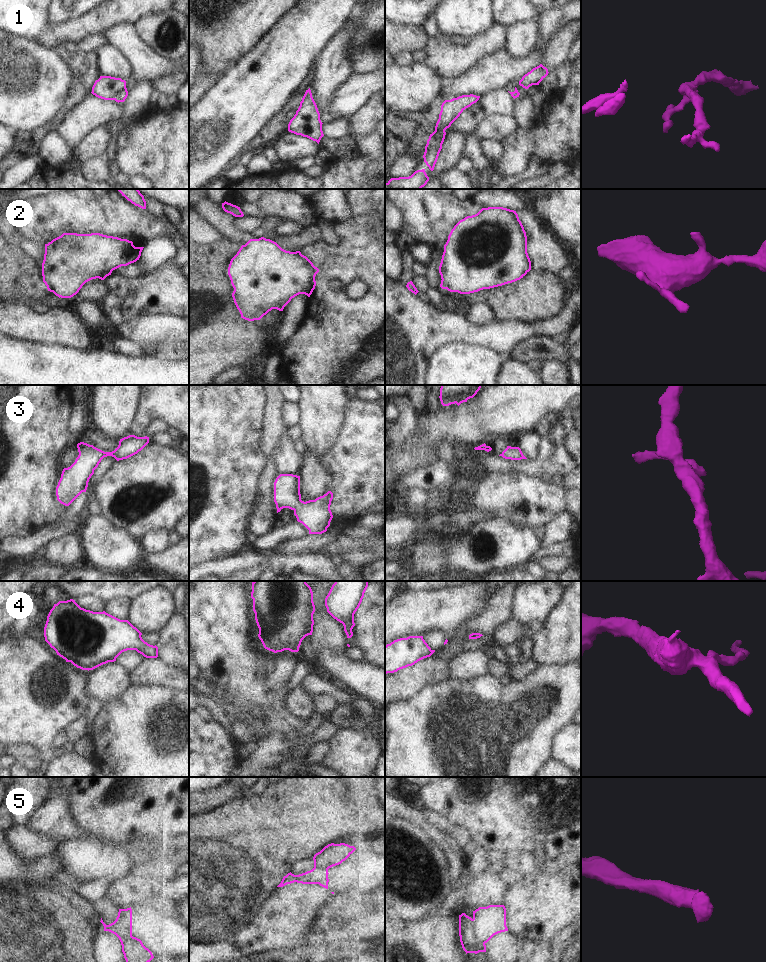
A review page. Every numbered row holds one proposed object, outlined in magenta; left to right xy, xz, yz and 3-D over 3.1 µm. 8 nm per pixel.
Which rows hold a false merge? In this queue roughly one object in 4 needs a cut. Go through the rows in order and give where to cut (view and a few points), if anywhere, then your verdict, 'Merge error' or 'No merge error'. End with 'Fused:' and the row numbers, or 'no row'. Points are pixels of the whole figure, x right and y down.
1: Split along xy (125, 87), (112, 99). Merge error
2: No split. No merge error
3: No split. No merge error
4: No split. No merge error
5: Split along yz (472, 919), (474, 934), (484, 944). Merge error
Fused: 1, 5.

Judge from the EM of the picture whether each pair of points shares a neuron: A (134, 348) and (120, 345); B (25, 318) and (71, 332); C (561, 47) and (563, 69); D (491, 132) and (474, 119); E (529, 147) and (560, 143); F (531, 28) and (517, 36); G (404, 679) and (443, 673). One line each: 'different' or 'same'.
A: same
B: same
C: different
D: different
E: same
F: same
G: same

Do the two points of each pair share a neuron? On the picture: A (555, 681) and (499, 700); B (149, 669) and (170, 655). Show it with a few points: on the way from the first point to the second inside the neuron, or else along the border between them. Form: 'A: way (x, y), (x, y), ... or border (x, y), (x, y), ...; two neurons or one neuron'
A: way (541, 687), (523, 700), (513, 700); one neuron
B: border (158, 656), (166, 663), (178, 669); two neurons

